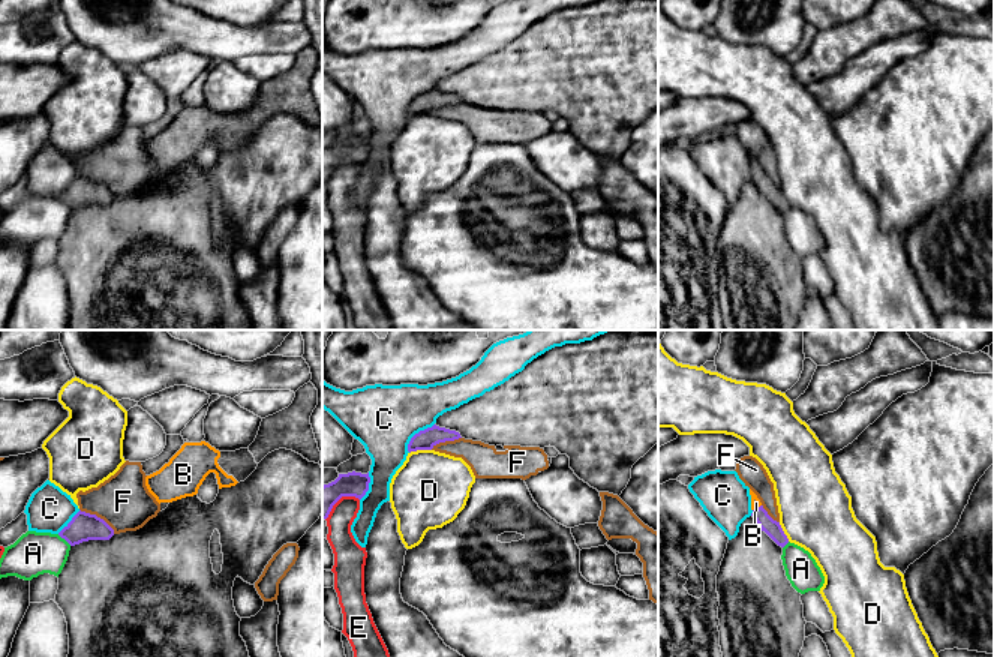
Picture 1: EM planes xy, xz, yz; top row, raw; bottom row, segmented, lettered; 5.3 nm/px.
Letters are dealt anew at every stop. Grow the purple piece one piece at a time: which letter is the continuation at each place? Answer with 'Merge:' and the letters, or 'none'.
Merge: B

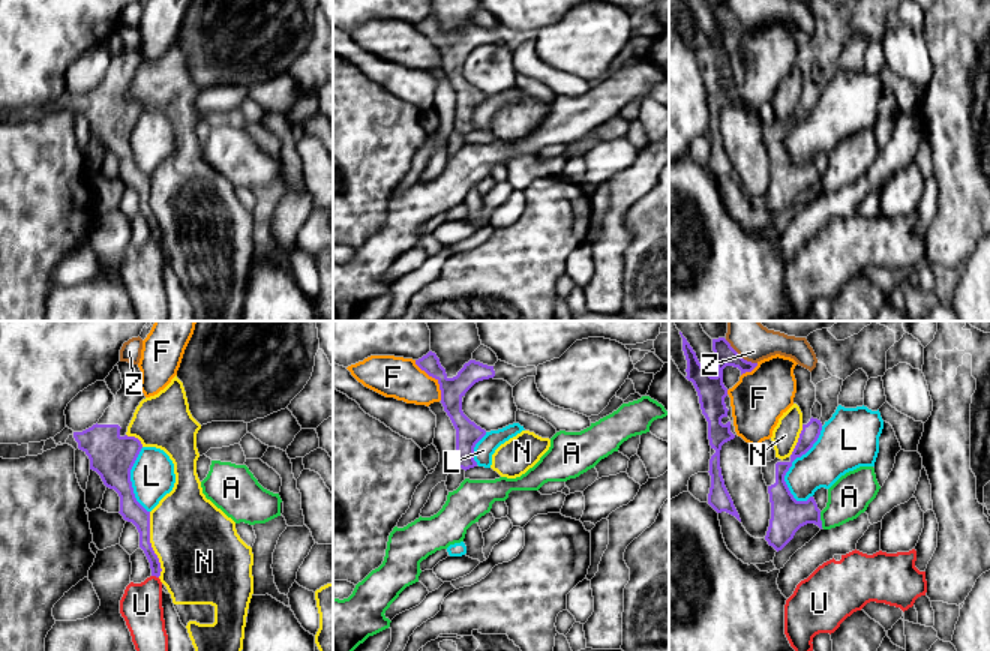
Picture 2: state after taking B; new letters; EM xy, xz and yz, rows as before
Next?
Merge: none

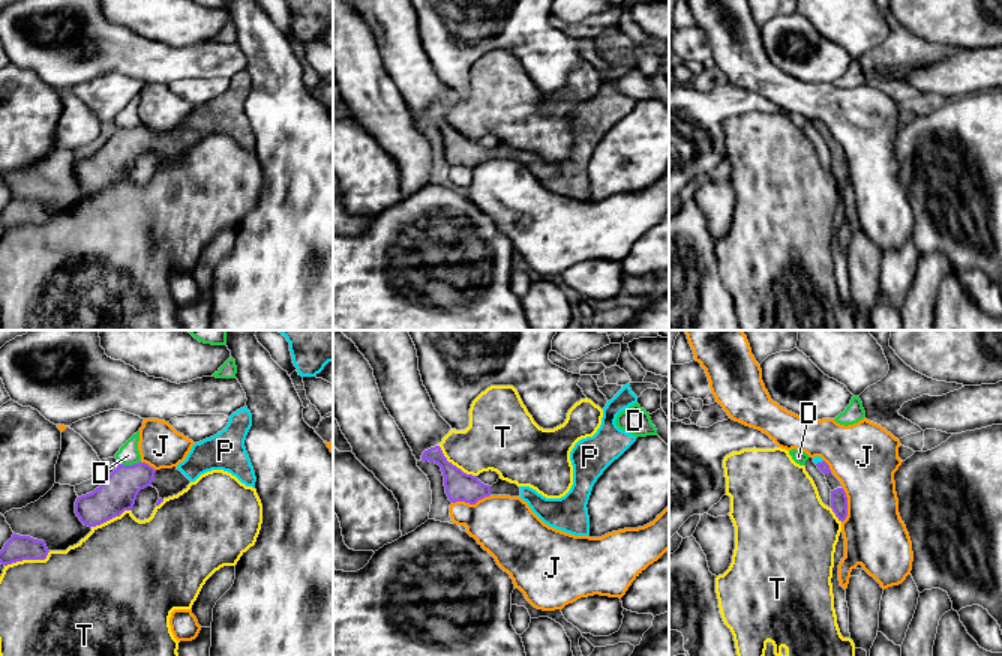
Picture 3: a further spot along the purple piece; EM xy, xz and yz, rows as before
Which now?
Merge: P

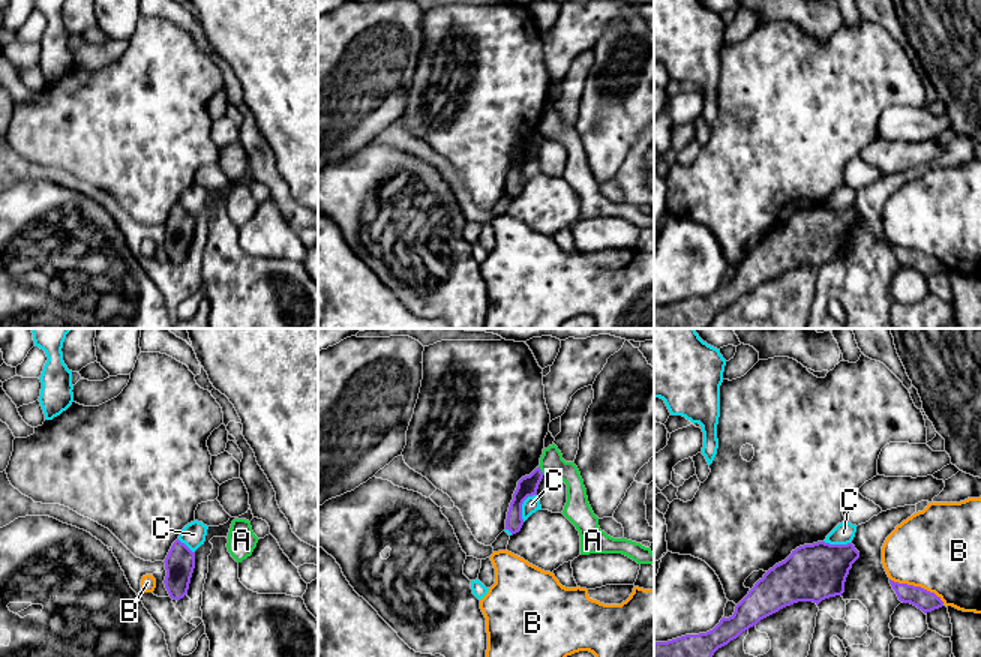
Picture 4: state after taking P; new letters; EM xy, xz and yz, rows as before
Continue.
Merge: none

